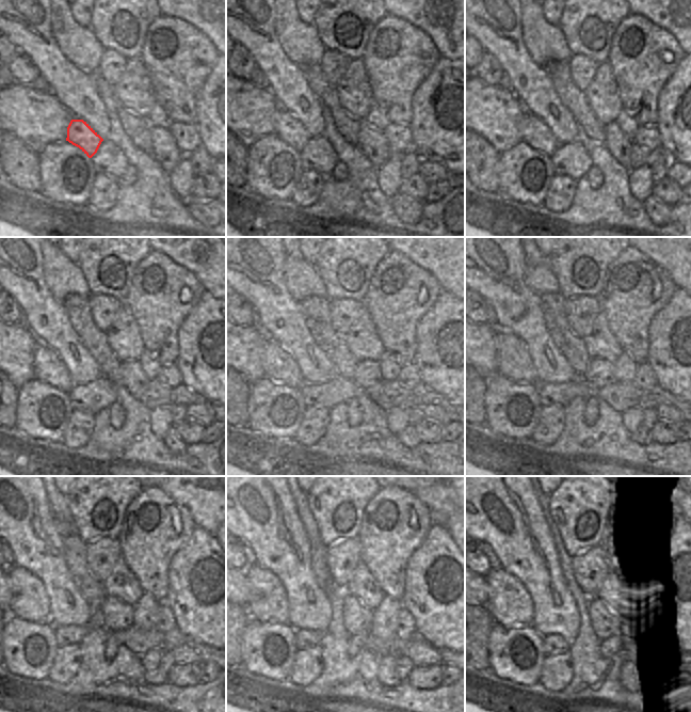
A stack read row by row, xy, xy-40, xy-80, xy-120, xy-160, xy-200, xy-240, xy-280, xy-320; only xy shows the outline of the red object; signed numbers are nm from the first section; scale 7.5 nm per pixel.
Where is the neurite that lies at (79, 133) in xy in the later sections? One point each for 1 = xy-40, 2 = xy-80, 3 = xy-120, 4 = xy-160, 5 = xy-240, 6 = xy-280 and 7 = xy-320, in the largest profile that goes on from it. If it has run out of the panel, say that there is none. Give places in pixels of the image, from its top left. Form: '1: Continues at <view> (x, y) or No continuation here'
1: Continues at xy-40 (302, 136)
2: Continues at xy-80 (532, 131)
3: Continues at xy-120 (48, 367)
4: Continues at xy-160 (278, 364)
5: Continues at xy-240 (30, 601)
6: Continues at xy-280 (268, 602)
7: Continues at xy-320 (509, 602).

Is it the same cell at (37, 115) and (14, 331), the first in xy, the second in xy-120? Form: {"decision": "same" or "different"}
{"decision": "same"}

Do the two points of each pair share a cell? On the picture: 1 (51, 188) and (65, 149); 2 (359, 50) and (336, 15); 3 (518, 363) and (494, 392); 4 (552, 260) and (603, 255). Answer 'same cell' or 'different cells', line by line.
1: same cell
2: same cell
3: different cells
4: same cell

